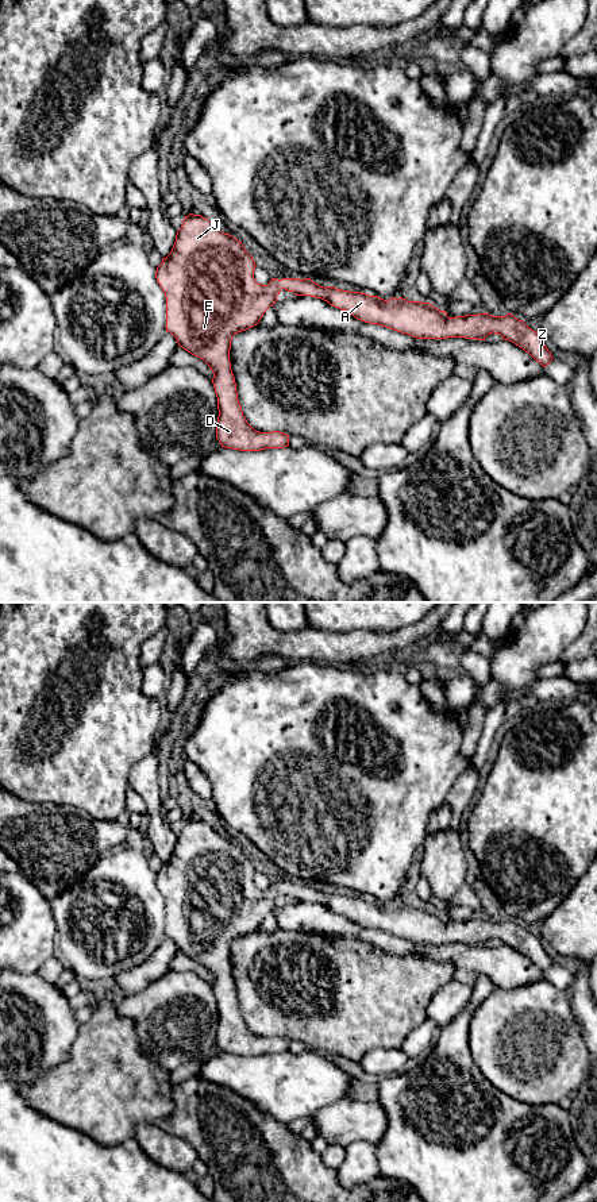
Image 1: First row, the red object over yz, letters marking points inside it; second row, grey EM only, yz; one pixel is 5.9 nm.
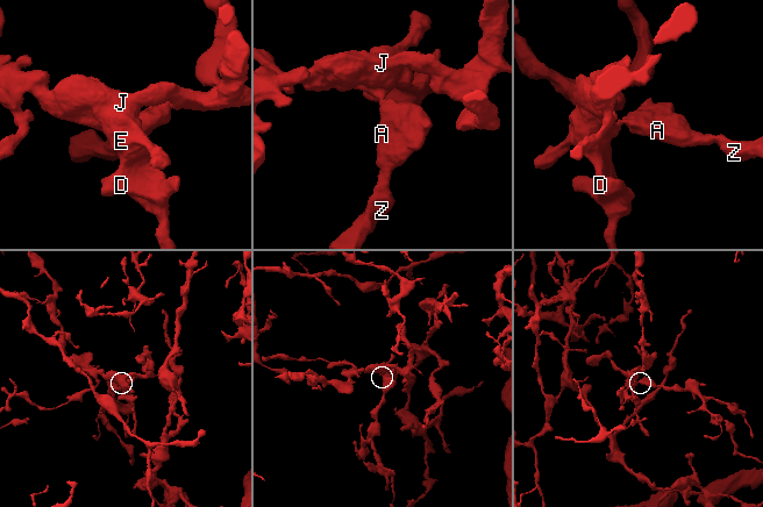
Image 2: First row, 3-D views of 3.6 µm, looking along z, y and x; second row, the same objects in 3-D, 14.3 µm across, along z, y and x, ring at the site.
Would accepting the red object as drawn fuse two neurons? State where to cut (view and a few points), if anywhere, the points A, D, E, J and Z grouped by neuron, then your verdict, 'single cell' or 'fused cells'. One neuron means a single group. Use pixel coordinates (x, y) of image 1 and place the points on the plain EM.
cut none; groups A D E J Z; single cell

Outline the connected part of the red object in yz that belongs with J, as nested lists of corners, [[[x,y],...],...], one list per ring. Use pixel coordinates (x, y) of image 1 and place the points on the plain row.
[[[189,818],[177,836],[170,859],[162,863],[155,877],[166,902],[166,936],[213,978],[219,1014],[216,1044],[226,1053],[261,1056],[289,1051],[289,1040],[259,1037],[247,1028],[230,967],[232,941],[257,931],[282,894],[321,904],[361,926],[412,943],[485,945],[494,937],[523,953],[543,972],[554,964],[542,940],[512,918],[448,922],[446,916],[430,908],[403,902],[384,905],[324,893],[311,883],[271,883],[267,890],[261,890],[254,883],[255,871],[240,845],[222,837],[201,820]]]

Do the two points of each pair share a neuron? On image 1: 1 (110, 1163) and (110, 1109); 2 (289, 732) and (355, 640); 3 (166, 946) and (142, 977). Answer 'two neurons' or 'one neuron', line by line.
1: two neurons
2: two neurons
3: one neuron

